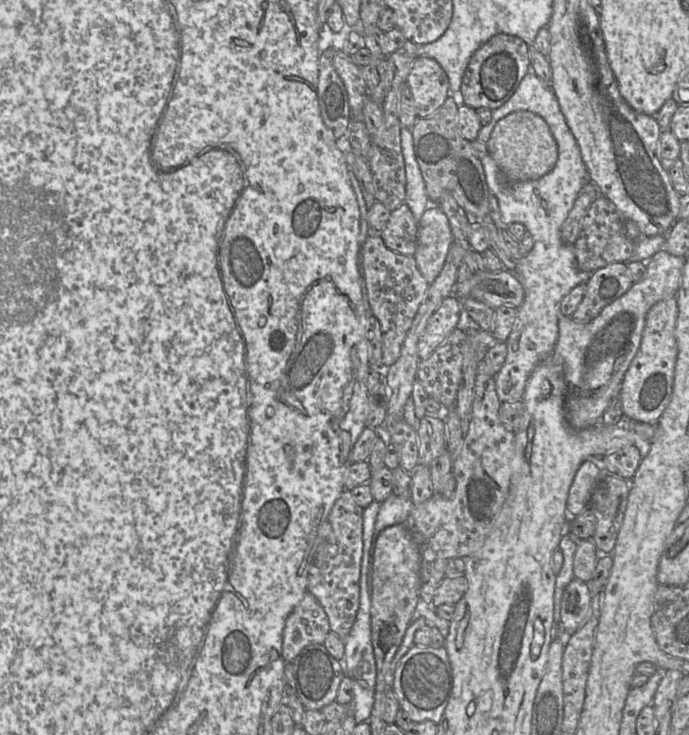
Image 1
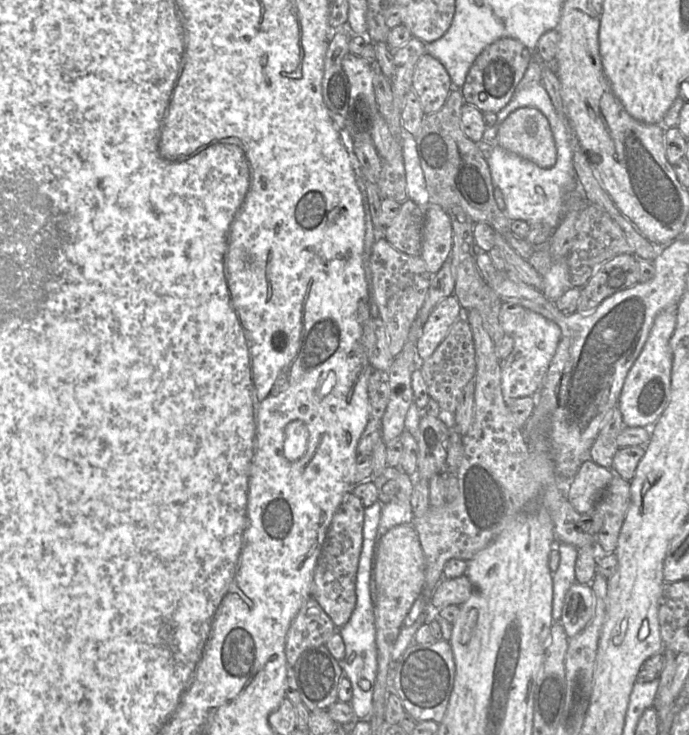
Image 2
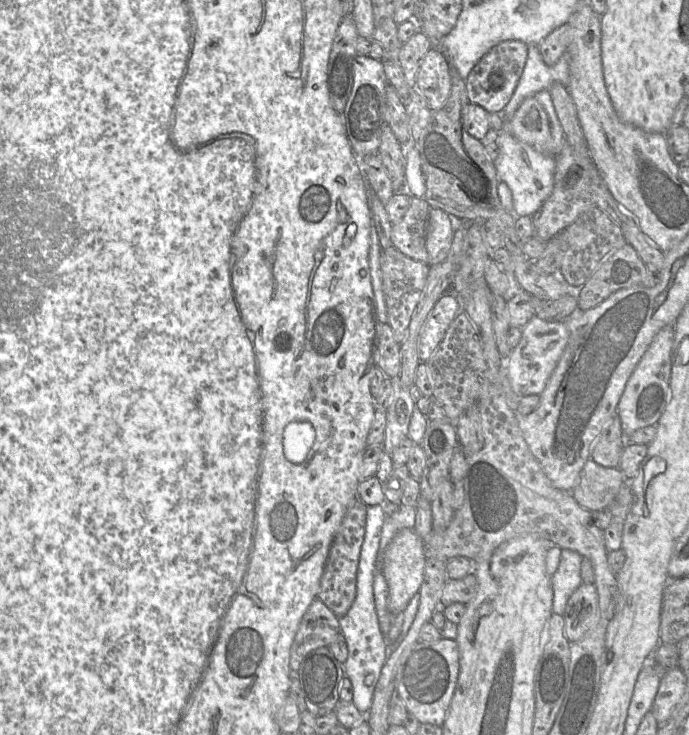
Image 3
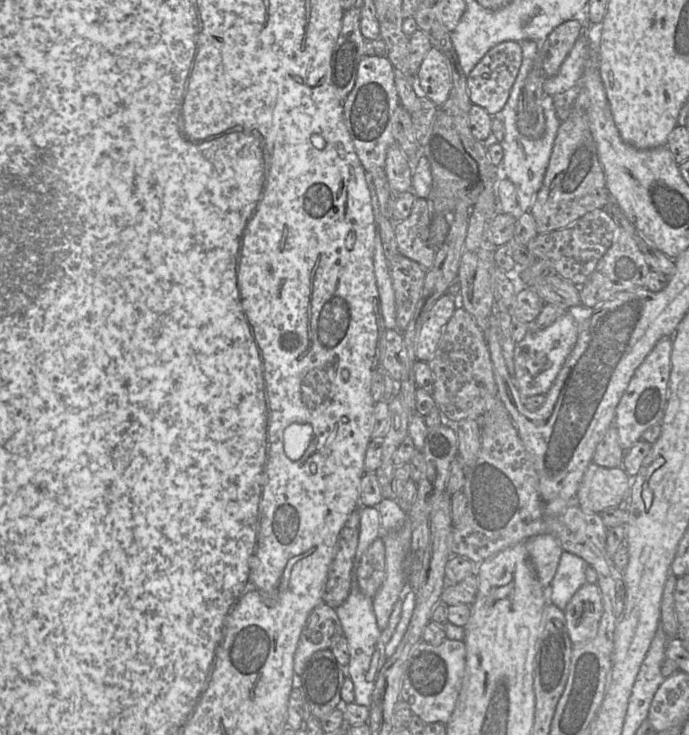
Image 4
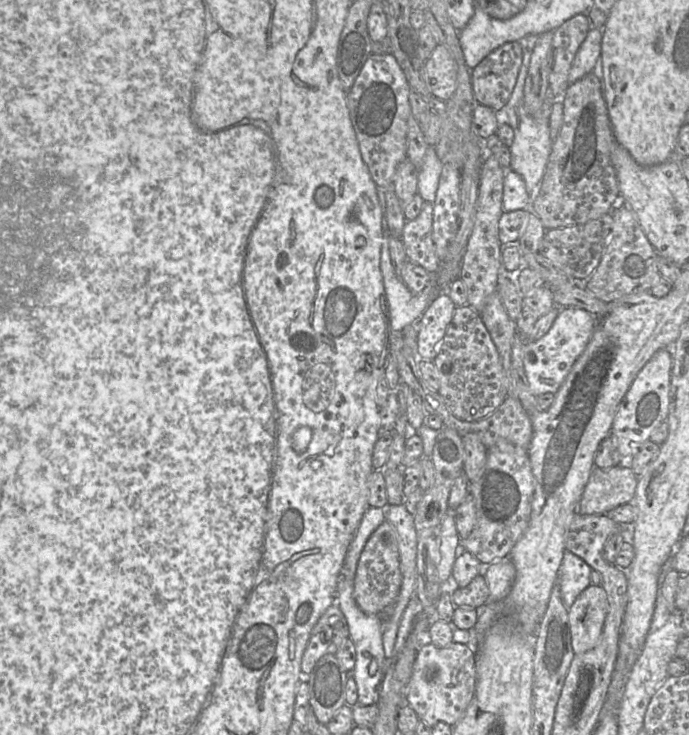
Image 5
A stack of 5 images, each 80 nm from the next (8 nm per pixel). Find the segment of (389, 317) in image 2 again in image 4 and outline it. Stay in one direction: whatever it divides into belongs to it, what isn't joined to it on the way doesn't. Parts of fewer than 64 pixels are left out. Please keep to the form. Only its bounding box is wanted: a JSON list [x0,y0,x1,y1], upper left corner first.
[389,253,427,334]

